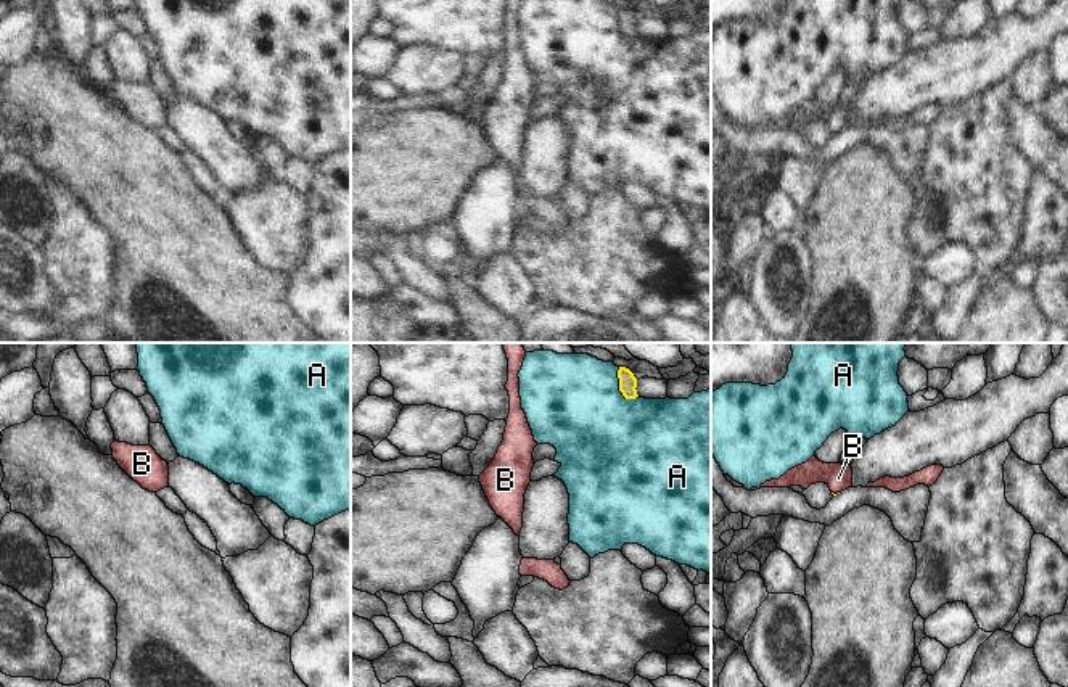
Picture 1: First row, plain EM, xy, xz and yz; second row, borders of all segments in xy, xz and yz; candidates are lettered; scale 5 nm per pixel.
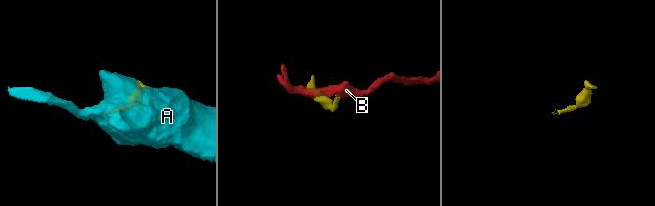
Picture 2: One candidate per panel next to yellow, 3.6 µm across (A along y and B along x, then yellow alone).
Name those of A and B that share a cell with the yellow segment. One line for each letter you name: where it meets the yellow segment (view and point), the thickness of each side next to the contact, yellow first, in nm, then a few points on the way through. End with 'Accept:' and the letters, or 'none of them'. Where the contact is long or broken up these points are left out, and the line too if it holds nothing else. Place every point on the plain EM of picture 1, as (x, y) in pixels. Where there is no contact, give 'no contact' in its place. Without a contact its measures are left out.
B: contact yz (835, 134); calibres 20 and 130 nm; way yz (832, 132), (835, 134), (838, 118)
Accept: B

